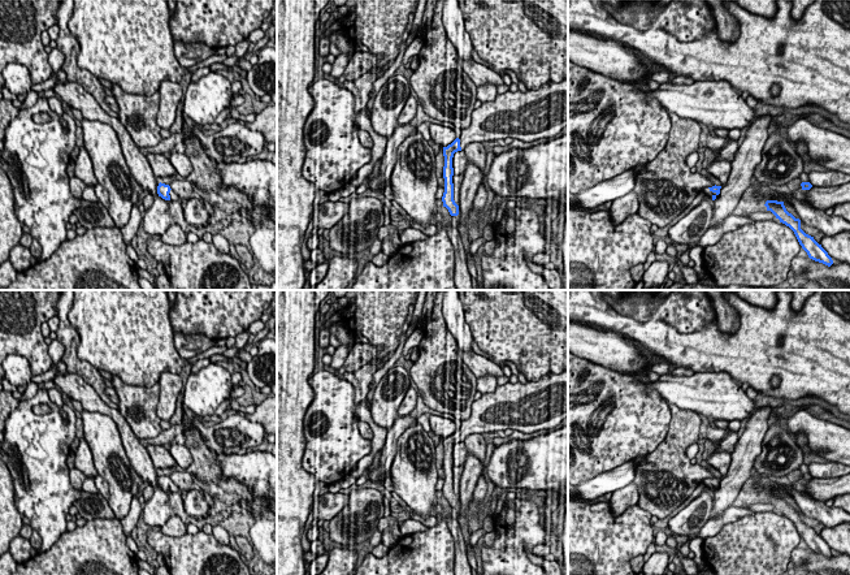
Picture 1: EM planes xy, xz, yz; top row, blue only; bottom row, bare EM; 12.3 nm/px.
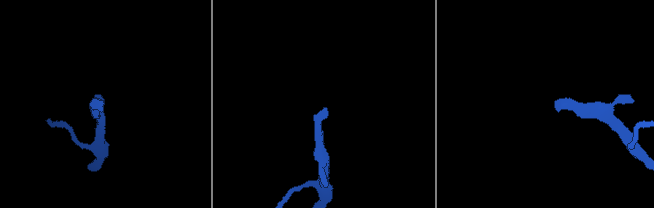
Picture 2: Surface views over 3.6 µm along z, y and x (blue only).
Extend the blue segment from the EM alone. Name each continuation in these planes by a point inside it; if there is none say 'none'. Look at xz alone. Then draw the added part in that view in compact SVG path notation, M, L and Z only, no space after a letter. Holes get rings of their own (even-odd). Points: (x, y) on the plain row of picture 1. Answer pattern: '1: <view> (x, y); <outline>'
1: xz (528, 407); M568 371L561 373L548 373L538 381L526 381L525 384L498 385L493 393L472 403L472 414L461 421L459 428L461 441L472 433L504 432L506 429L533 433L541 429L554 429L568 418Z

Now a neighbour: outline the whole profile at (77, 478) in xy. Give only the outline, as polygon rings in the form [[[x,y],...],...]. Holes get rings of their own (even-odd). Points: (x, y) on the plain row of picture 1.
[[[74,467],[70,470],[70,484],[75,489],[82,490],[82,484],[86,479],[87,479],[86,475],[82,471],[79,471],[78,468]]]

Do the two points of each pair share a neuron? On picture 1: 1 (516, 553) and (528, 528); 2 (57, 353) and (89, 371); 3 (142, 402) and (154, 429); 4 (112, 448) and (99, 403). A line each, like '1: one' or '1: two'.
1: one
2: two
3: one
4: two

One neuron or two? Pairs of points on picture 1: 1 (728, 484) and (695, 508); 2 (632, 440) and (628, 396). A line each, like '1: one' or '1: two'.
1: two
2: one

